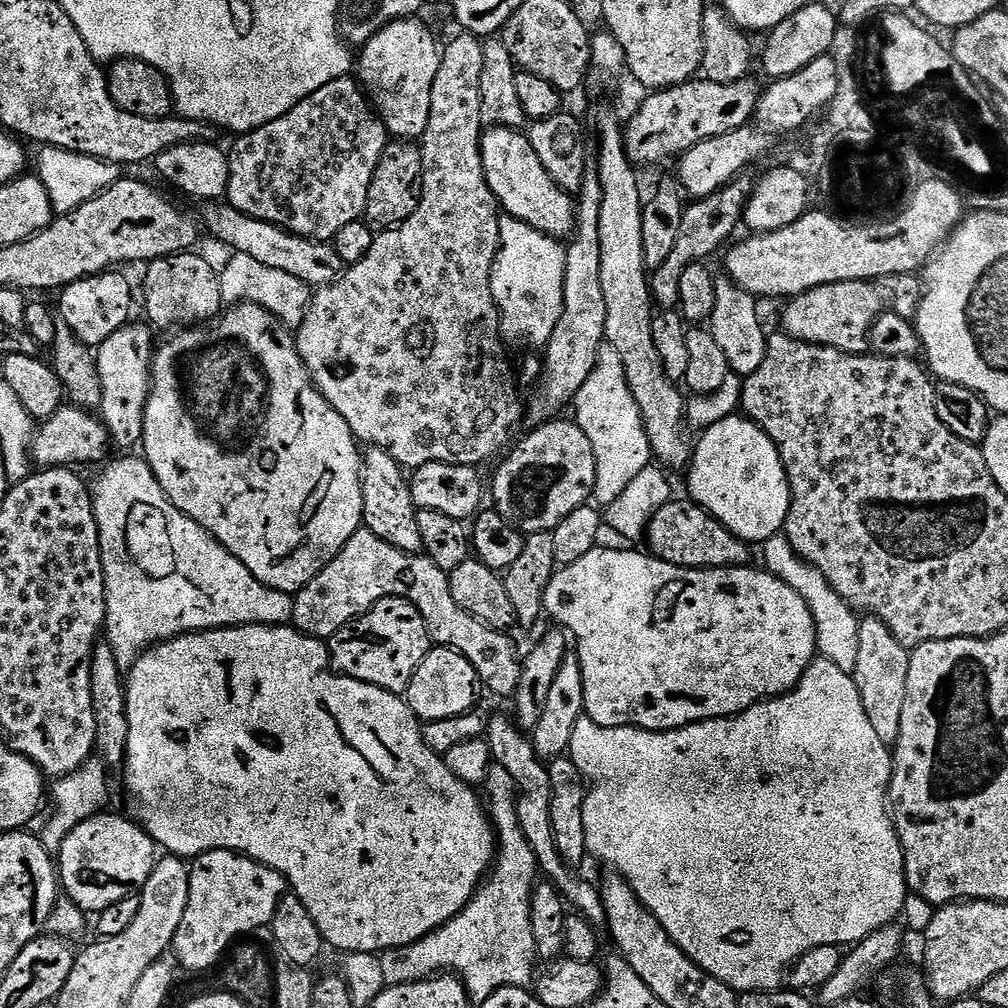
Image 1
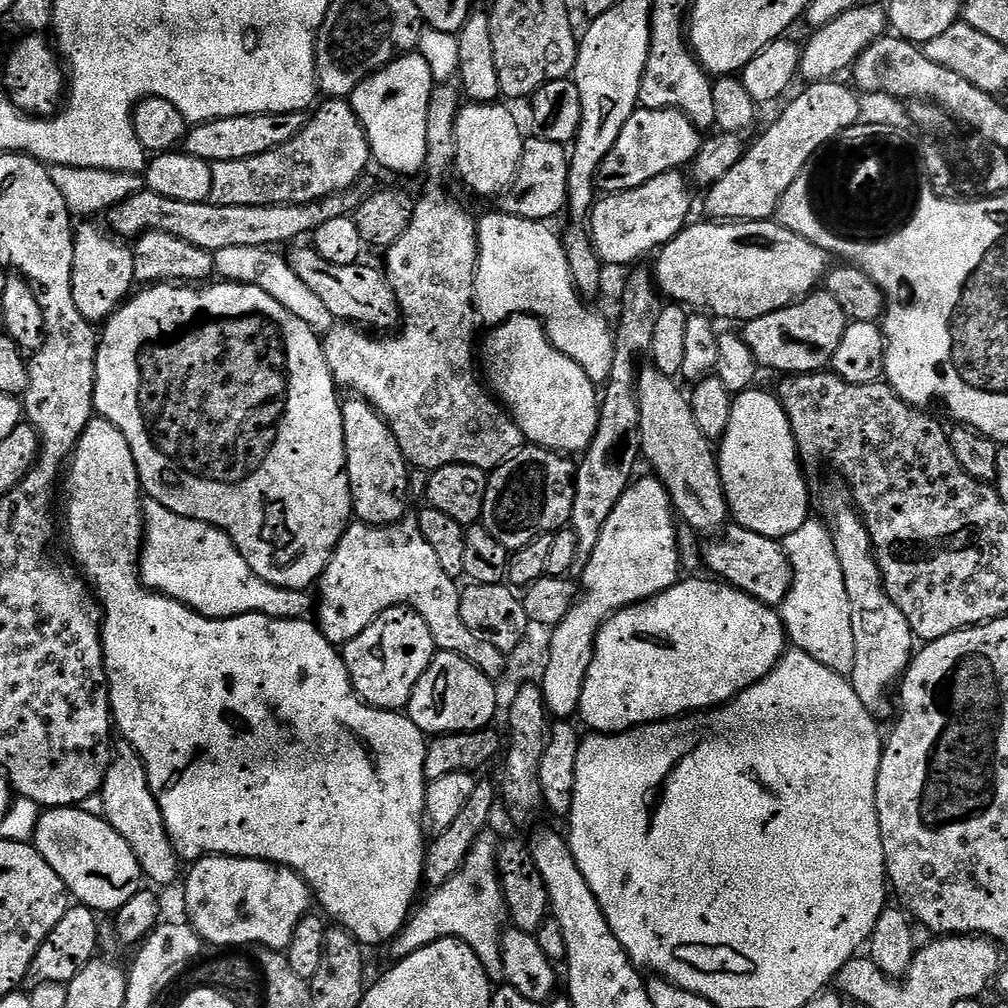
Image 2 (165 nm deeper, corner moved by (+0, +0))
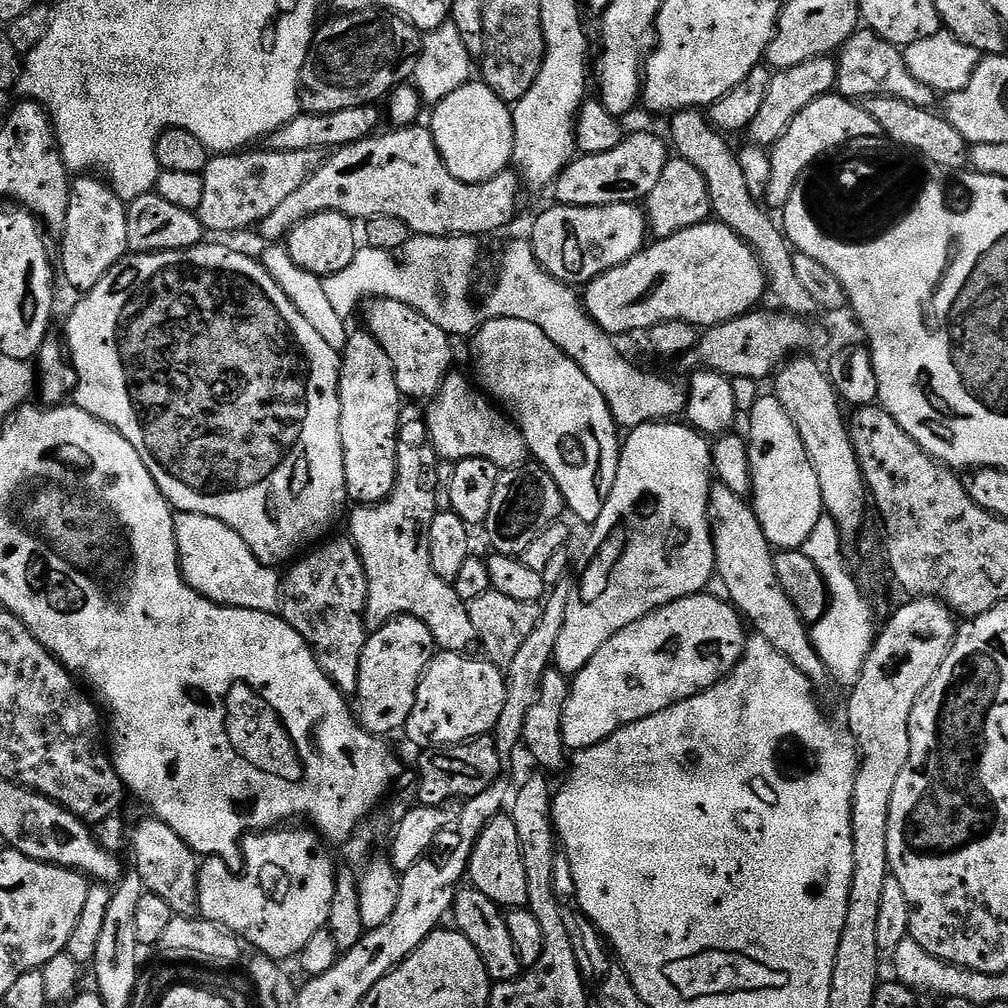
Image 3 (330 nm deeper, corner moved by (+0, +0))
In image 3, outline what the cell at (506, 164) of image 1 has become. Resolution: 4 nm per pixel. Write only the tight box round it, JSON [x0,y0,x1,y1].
[431,82,514,184]

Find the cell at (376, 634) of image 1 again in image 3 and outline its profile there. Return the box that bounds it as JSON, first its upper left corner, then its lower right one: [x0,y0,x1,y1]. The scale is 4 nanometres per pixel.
[356,616,437,738]

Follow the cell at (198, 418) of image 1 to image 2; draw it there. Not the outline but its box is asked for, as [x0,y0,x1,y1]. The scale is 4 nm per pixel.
[95,282,354,592]

